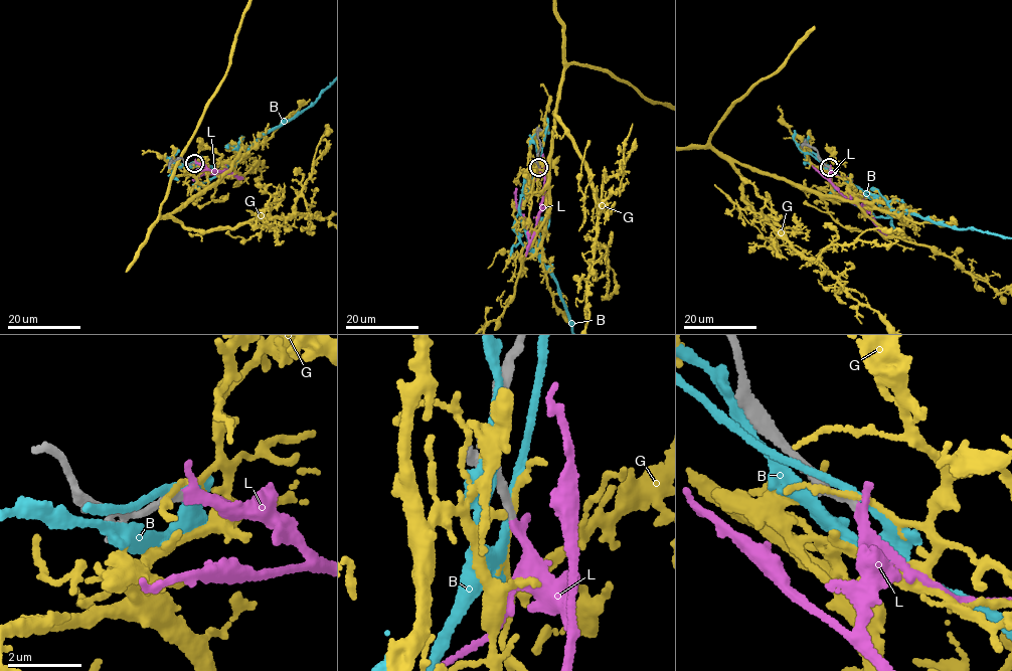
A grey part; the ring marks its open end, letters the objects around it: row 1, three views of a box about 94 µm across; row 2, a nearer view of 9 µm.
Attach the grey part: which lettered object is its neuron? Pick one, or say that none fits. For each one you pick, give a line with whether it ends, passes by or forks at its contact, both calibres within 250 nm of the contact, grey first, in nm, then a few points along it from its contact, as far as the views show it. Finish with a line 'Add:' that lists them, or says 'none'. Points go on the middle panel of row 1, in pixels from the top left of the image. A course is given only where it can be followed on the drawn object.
L: it passes by; calibres 220 and 170 nm; course (538, 167), (544, 183), (539, 216), (531, 239), (526, 220), (517, 207), (516, 188)
Add: L

